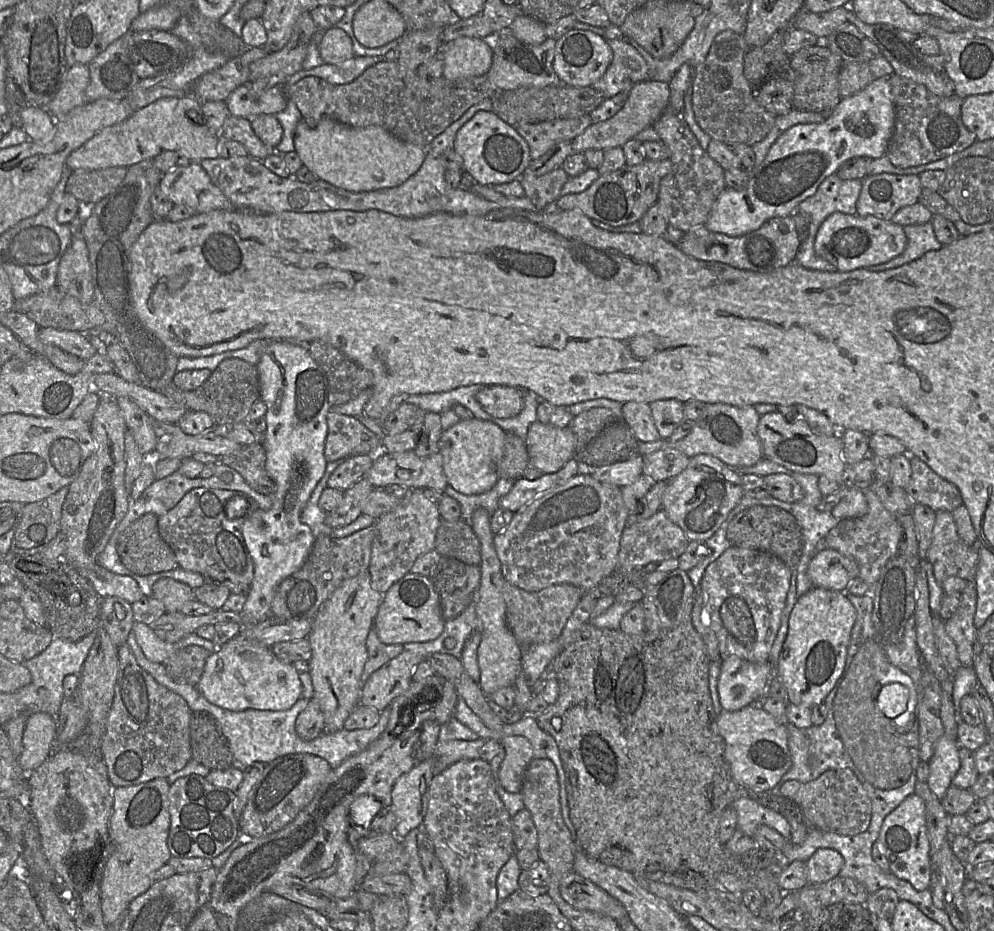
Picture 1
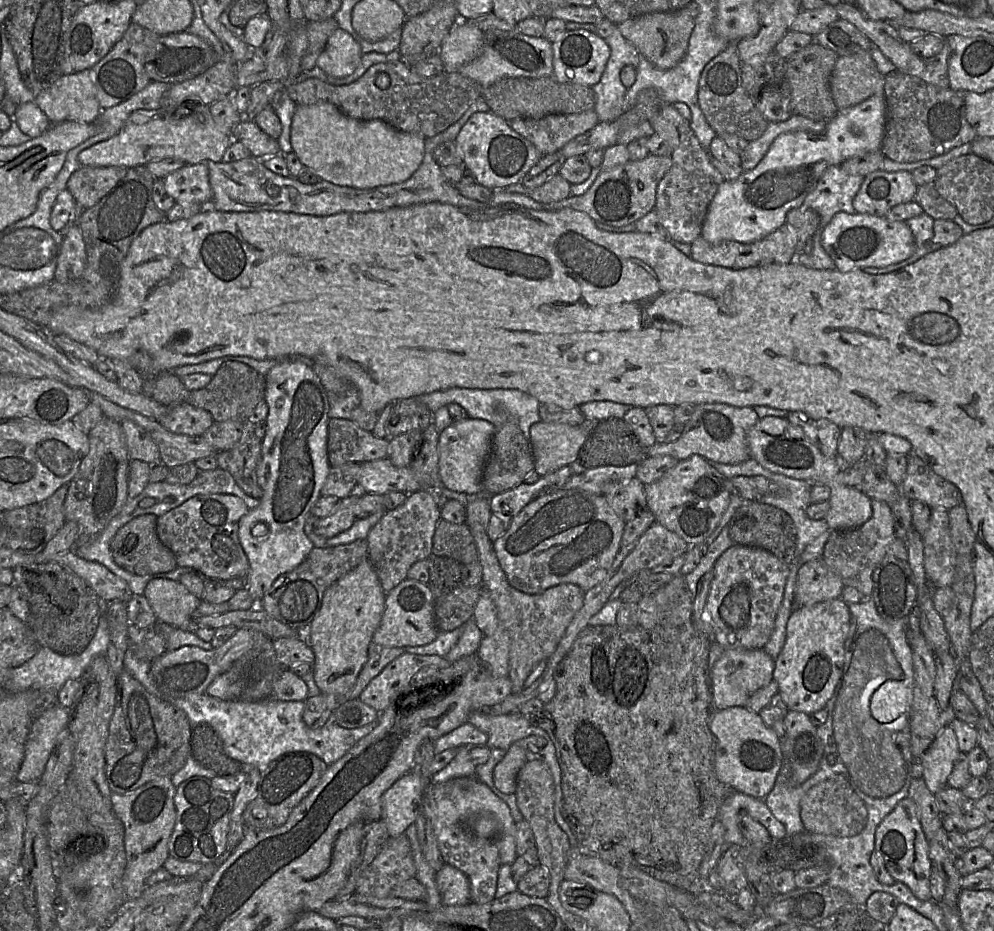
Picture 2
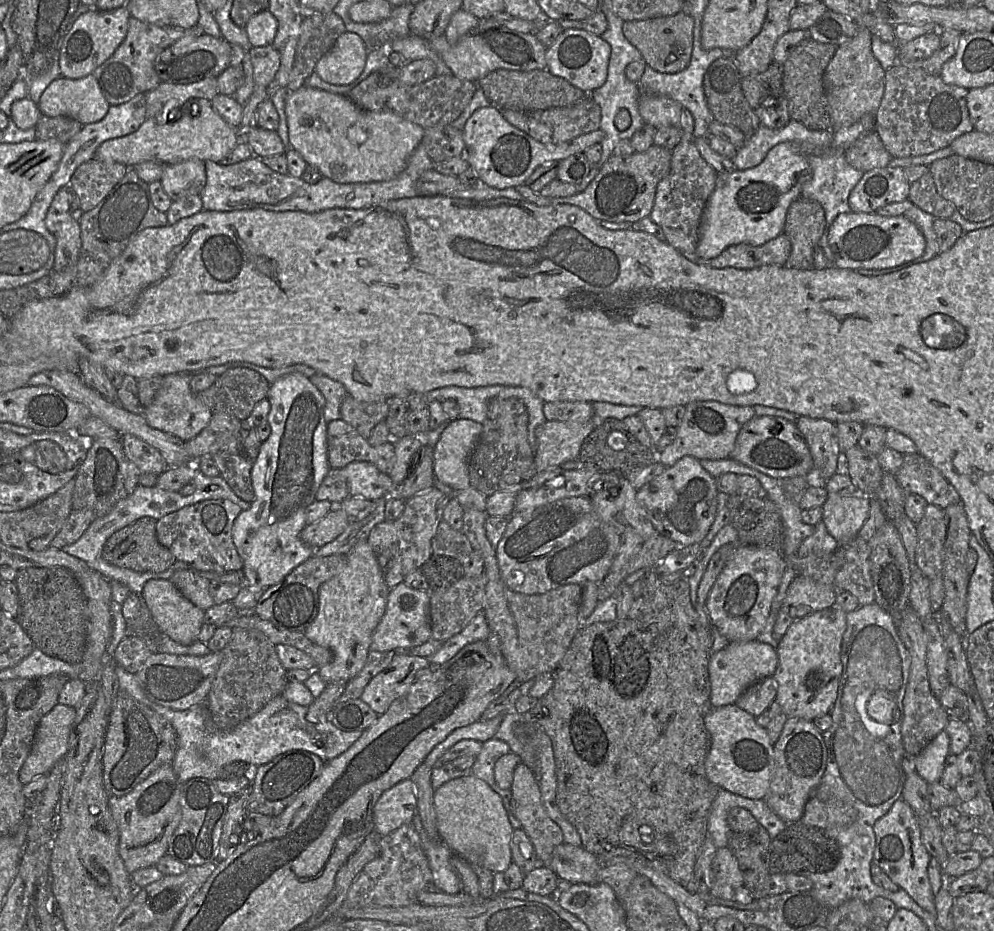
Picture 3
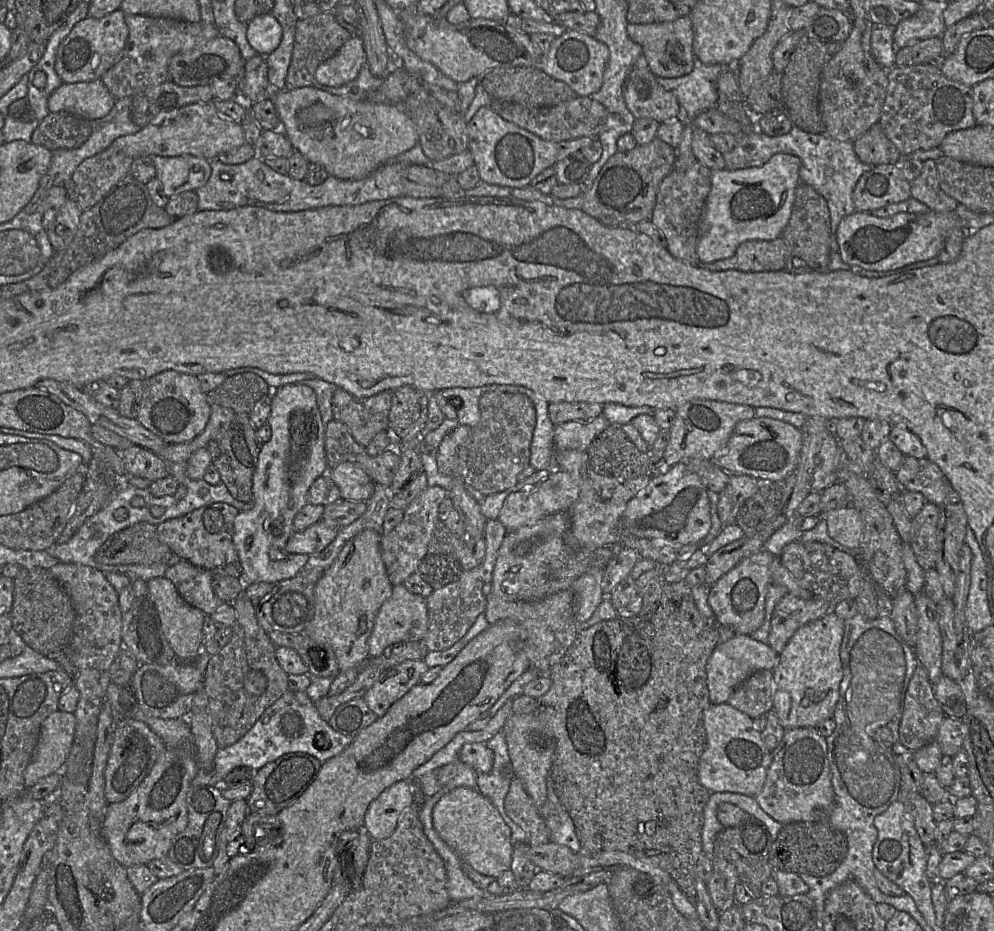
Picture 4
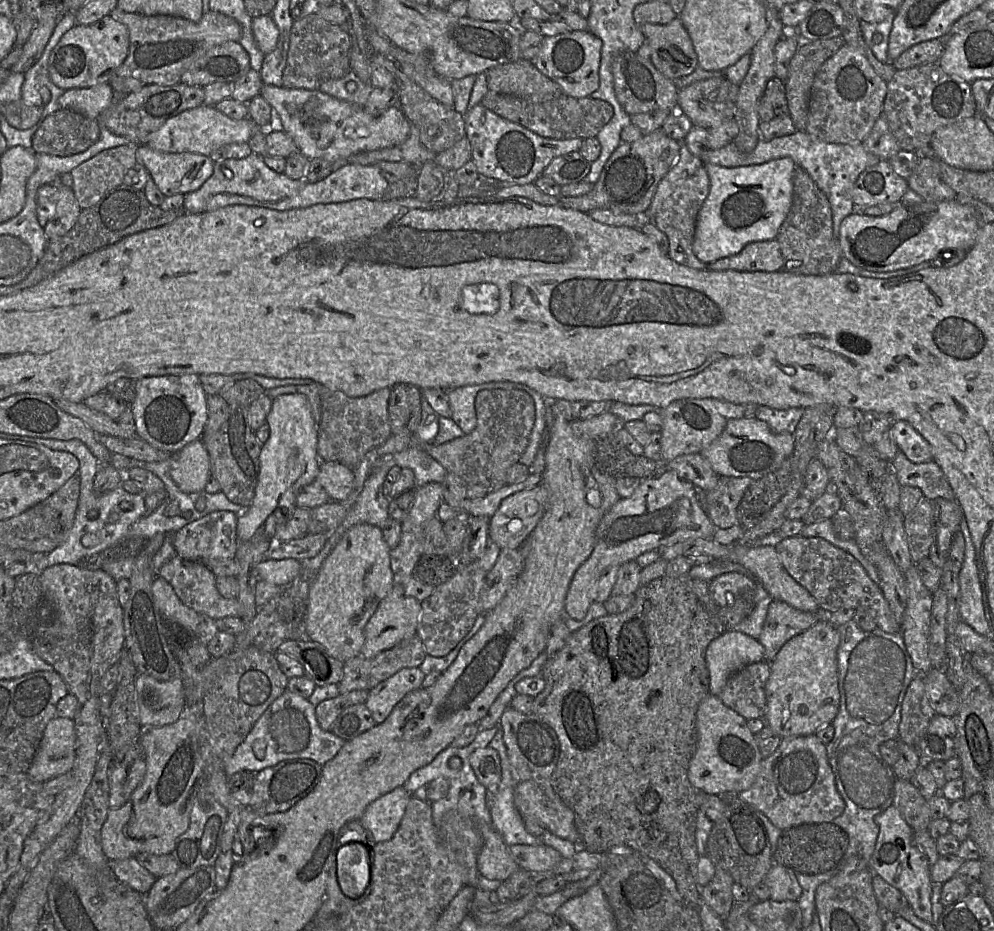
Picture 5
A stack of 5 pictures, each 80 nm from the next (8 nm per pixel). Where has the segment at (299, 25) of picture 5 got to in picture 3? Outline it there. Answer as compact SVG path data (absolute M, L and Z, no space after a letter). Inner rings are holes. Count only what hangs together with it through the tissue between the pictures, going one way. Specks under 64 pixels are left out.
M333 12L304 18L286 86L289 91L295 91L305 85L306 79L315 71L318 61L346 31L341 18Z

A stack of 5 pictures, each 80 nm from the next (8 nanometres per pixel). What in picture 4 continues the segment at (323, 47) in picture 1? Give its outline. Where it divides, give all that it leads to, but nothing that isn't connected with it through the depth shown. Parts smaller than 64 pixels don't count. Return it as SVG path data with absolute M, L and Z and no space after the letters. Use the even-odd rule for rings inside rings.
M353 35L333 57L318 66L315 79L320 84L339 87L356 79L364 65L363 40L359 35Z

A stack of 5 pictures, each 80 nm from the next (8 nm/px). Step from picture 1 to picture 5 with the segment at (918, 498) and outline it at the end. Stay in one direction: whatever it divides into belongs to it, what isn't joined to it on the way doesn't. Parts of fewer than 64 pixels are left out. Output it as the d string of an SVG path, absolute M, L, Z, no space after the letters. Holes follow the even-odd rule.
M898 450L891 466L901 487L919 488L923 492L924 498L928 500L937 498L956 500L942 469L933 460L916 464L911 462L902 451Z

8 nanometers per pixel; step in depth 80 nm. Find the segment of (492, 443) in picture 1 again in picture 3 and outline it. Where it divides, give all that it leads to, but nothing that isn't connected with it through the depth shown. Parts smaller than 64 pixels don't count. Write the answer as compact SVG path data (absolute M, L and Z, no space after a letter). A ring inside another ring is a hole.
M470 419L449 421L433 447L435 480L455 491L471 487L468 459L482 428L481 423Z

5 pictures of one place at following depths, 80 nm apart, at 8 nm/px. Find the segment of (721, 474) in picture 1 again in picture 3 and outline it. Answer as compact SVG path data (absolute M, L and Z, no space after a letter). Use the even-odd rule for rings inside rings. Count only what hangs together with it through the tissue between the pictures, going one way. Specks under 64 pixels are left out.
M684 456L637 491L637 501L645 509L655 531L680 545L698 544L710 530L717 511L715 477L692 456Z

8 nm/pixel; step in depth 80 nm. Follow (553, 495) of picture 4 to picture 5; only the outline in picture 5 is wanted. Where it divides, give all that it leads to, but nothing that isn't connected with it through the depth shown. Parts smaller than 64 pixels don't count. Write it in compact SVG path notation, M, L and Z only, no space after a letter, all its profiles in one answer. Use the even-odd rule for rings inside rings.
M543 483L506 497L489 518L489 538L500 549L520 548L542 518L548 497Z

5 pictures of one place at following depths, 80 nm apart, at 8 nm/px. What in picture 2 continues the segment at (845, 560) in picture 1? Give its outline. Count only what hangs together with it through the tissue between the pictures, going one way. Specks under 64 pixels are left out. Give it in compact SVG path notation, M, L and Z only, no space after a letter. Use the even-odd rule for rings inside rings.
M822 558L808 561L799 567L797 573L792 612L803 606L838 598L844 587L841 578Z

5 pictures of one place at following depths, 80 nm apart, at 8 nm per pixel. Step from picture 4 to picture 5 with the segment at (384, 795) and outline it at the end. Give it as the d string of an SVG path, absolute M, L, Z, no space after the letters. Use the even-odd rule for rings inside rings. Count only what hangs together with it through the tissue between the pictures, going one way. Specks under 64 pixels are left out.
M399 786L368 805L360 819L360 822L362 827L371 833L374 842L385 842L394 836L411 796L412 795L407 792L404 786Z

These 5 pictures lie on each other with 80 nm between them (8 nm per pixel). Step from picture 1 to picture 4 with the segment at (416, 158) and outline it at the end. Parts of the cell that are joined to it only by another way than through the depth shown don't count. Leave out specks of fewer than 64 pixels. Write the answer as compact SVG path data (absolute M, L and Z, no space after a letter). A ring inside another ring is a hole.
M313 86L275 91L271 97L280 119L281 131L287 136L294 150L299 151L310 164L322 166L329 175L338 179L363 179L419 143L415 123L393 103L349 99Z

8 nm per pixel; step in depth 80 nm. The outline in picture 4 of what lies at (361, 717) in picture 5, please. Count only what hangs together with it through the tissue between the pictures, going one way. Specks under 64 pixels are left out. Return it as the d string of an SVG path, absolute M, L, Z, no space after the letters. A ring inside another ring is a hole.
M357 698L340 705L331 717L329 724L335 731L355 737L377 718L364 699Z

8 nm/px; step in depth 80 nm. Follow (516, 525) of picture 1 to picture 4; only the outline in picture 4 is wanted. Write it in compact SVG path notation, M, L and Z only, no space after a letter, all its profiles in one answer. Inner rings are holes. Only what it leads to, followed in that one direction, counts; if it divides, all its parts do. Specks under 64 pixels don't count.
M559 511L543 517L534 524L507 532L499 548L489 593L507 601L539 600L571 588L578 577L593 567L605 568L616 547L603 546L573 551L566 546L563 539L569 526L568 511Z

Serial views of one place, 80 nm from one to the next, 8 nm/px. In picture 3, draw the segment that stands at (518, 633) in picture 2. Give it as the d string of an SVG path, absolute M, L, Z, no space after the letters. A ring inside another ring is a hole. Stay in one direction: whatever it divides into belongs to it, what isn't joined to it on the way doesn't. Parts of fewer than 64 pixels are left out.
M464 508L462 532L484 560L485 588L484 616L491 632L499 637L501 653L508 667L521 684L545 673L553 673L581 627L578 612L583 587L566 584L543 594L526 595L510 590L504 583L495 549L486 536L486 511Z

